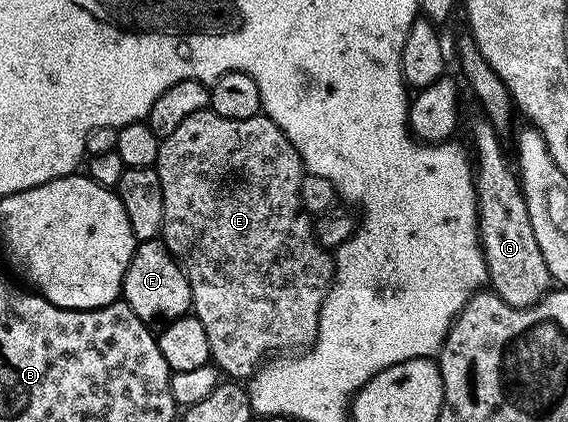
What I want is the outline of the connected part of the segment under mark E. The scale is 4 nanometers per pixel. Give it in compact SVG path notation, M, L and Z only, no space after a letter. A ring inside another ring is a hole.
M211 109L194 113L194 117L186 117L170 137L160 140L160 152L156 158L158 181L162 181L162 205L164 206L164 230L162 242L168 247L173 259L184 269L184 275L192 290L192 311L198 321L202 321L202 329L206 329L206 341L210 341L211 362L225 376L236 381L247 380L261 363L273 353L280 353L283 347L307 349L312 346L318 333L320 307L332 287L334 259L326 248L316 239L314 223L302 210L300 202L300 186L305 177L304 162L294 149L292 142L282 133L280 126L273 119L261 113L245 119L218 117Z

